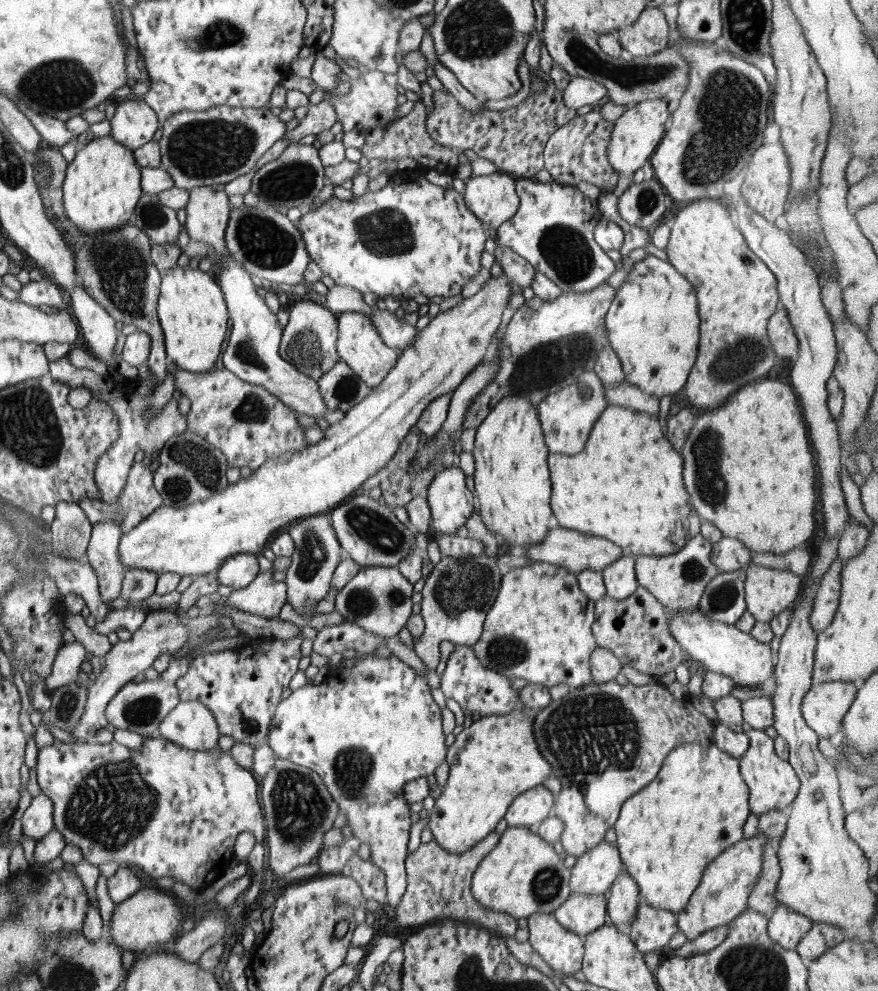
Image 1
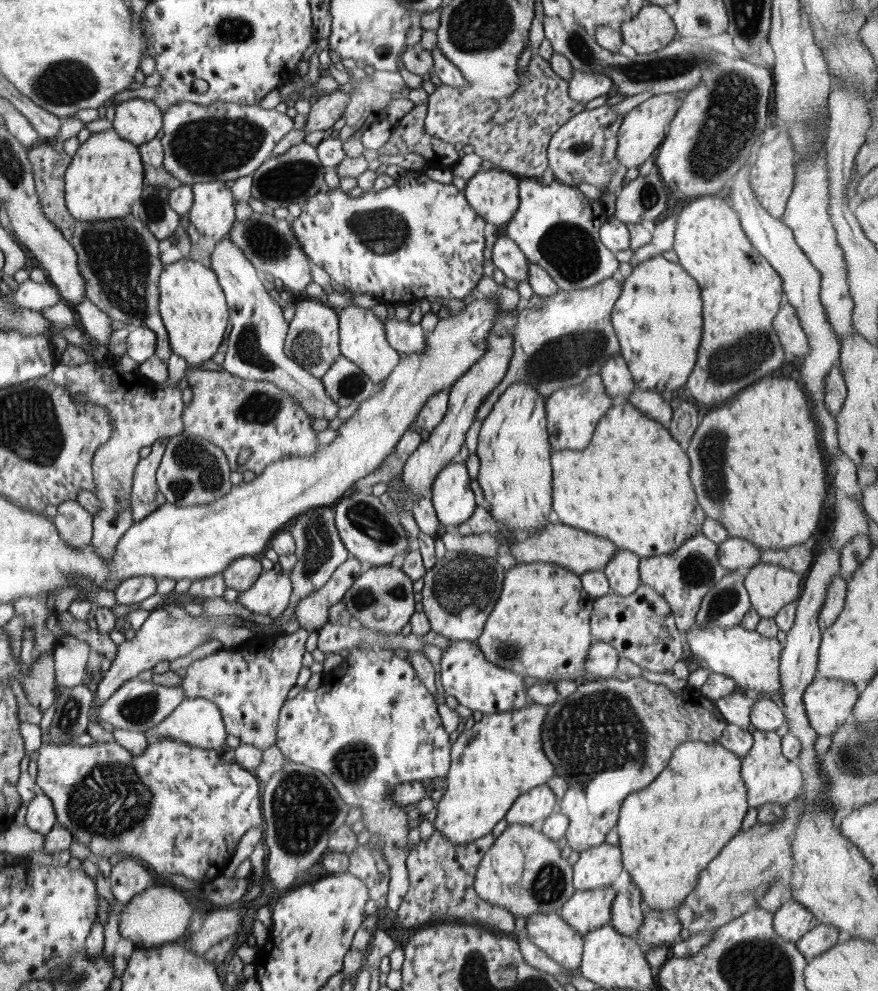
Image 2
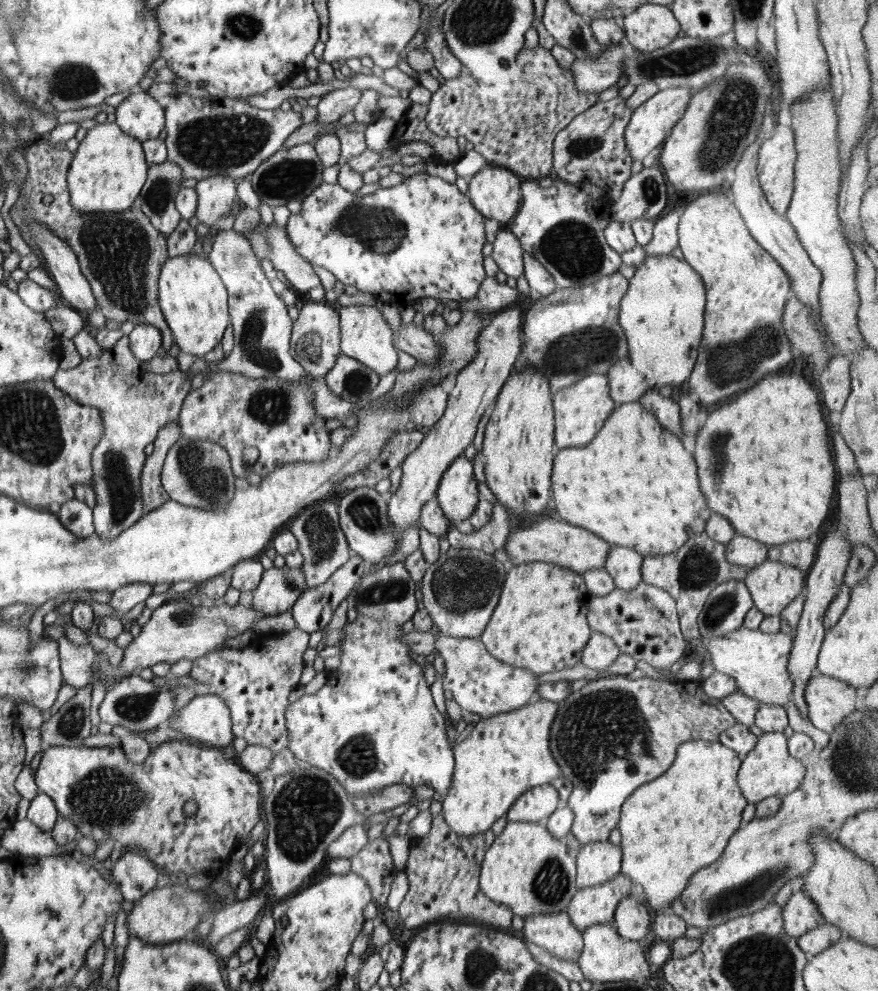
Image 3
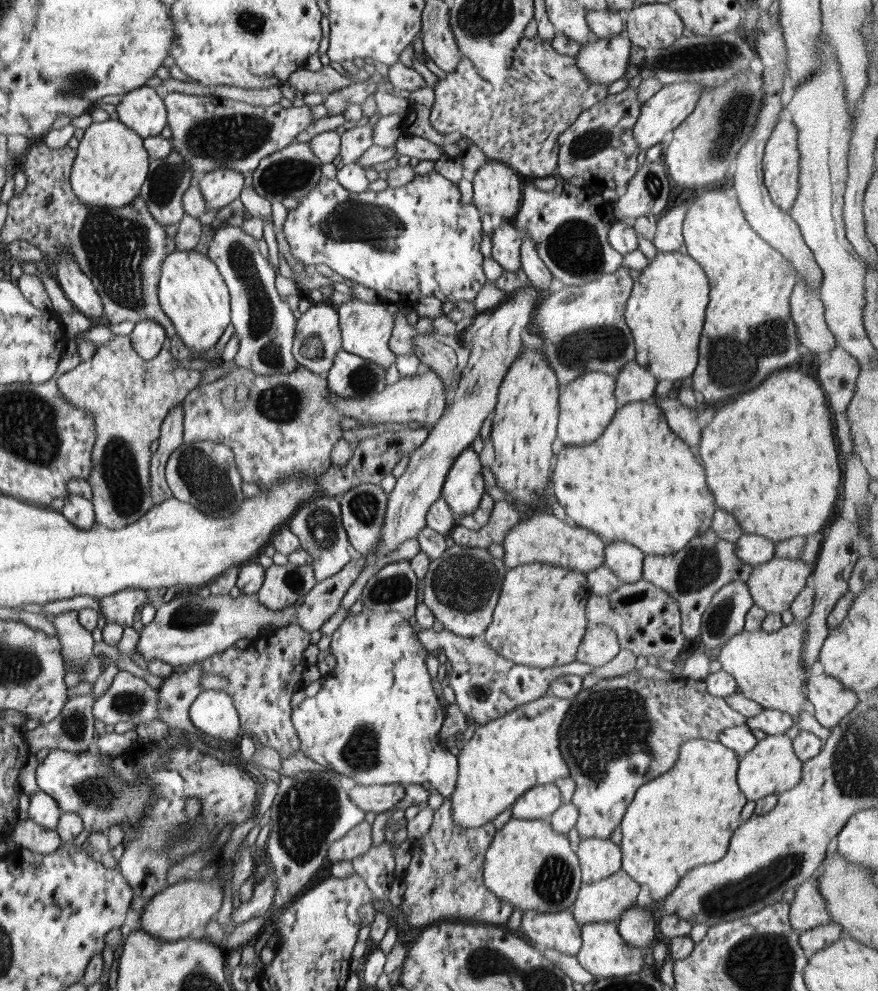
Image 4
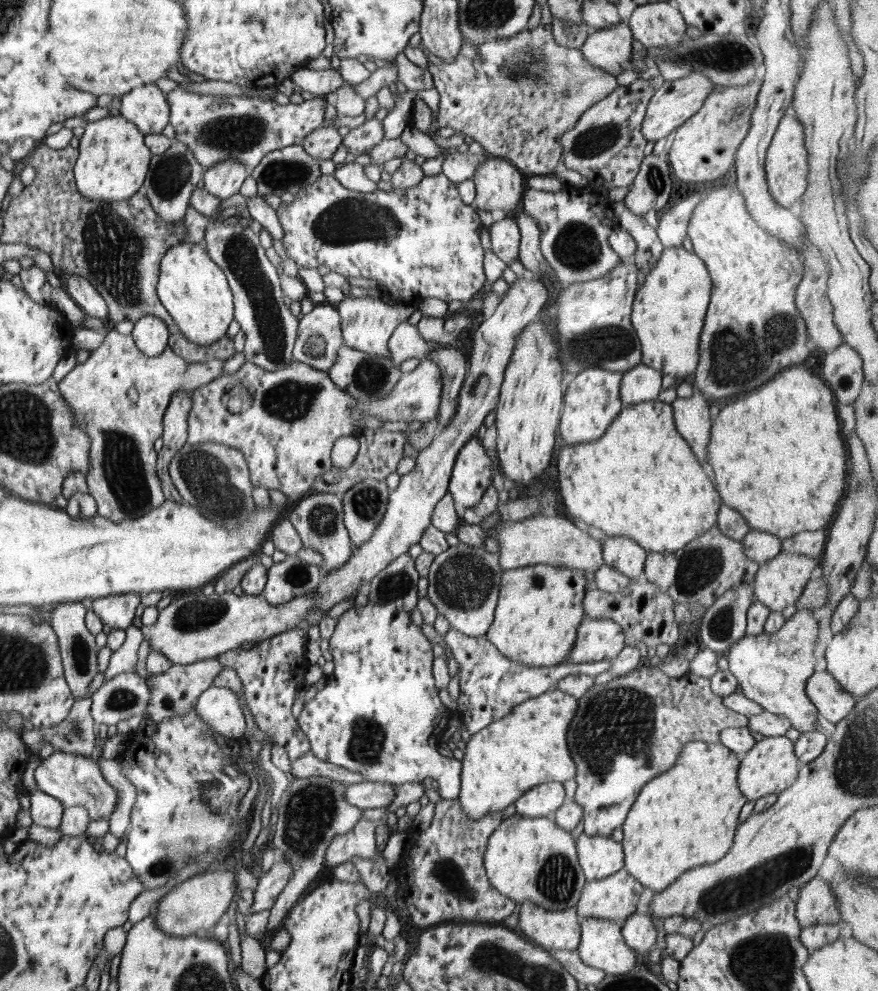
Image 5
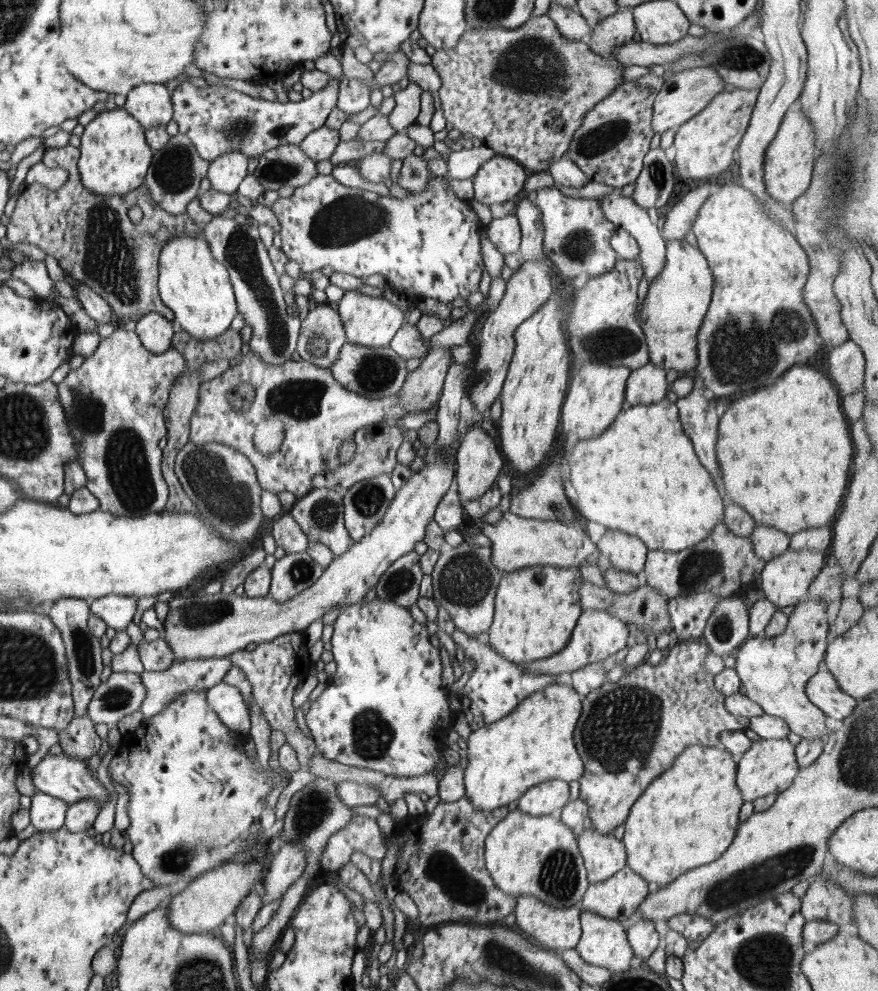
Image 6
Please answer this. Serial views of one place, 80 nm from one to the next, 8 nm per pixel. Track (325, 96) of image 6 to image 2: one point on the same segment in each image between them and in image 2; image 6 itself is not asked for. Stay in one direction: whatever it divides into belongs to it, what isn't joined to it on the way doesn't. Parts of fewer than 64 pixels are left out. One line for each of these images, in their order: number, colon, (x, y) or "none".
2: (224, 141)
3: (226, 137)
4: (209, 133)
5: (215, 129)

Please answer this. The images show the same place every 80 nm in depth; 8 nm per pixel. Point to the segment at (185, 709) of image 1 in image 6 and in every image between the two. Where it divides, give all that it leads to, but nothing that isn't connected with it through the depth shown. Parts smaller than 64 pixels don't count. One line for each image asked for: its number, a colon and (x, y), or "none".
2: (197, 722)
3: (206, 718)
4: (213, 712)
5: (219, 706)
6: (226, 701)

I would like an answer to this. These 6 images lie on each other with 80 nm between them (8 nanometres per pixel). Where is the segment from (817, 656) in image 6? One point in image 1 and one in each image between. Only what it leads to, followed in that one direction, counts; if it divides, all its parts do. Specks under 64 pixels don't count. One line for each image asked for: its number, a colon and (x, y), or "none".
1: (723, 649)
2: (752, 661)
3: (756, 661)
4: (768, 667)
5: (772, 670)

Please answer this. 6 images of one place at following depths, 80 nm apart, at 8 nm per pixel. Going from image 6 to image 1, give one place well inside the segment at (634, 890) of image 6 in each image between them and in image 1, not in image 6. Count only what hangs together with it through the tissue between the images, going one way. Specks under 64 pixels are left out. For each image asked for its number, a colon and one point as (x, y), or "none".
1: (582, 914)
2: (586, 910)
3: (596, 905)
4: (604, 901)
5: (614, 898)

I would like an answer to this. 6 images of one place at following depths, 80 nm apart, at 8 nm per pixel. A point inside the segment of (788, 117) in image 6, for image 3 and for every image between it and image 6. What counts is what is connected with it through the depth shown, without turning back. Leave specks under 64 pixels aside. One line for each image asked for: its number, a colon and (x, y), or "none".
3: (777, 157)
4: (781, 164)
5: (786, 163)

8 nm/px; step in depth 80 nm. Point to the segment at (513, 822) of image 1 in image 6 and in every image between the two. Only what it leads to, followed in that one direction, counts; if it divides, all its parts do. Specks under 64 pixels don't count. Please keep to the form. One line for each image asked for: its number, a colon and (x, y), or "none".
2: (531, 808)
3: (535, 805)
4: (539, 802)
5: (544, 800)
6: (547, 798)

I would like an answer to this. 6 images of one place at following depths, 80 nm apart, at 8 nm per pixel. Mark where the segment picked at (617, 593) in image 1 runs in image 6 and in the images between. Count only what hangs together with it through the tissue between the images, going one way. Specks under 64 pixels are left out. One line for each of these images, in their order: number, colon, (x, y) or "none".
2: (622, 571)
3: (623, 563)
4: (624, 559)
5: (624, 554)
6: (624, 552)

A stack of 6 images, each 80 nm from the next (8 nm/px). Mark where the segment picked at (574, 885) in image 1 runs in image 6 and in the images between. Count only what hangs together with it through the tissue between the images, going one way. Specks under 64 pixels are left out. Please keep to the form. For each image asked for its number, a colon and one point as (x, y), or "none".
2: (597, 867)
3: (598, 862)
4: (599, 858)
5: (599, 857)
6: (604, 855)

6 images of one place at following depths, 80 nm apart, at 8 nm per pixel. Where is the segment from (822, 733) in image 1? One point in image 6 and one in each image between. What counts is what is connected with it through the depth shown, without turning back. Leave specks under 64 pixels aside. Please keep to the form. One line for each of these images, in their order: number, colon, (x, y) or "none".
2: (828, 702)
3: (829, 700)
4: (830, 701)
5: (832, 701)
6: (822, 689)

